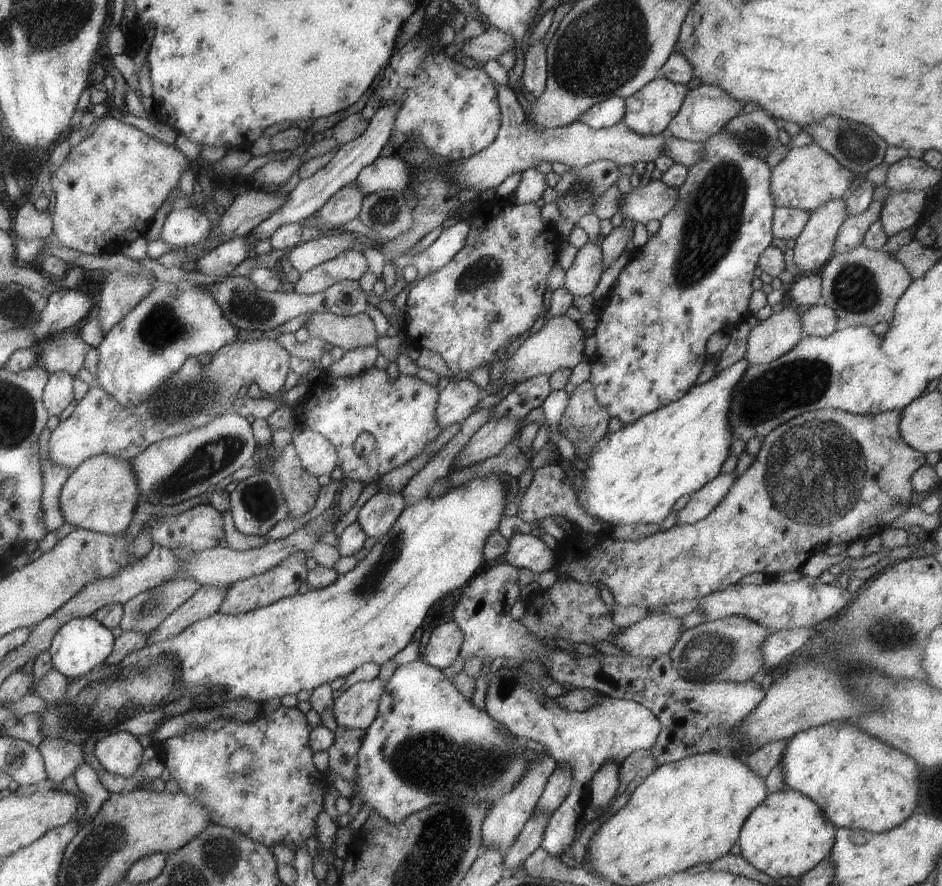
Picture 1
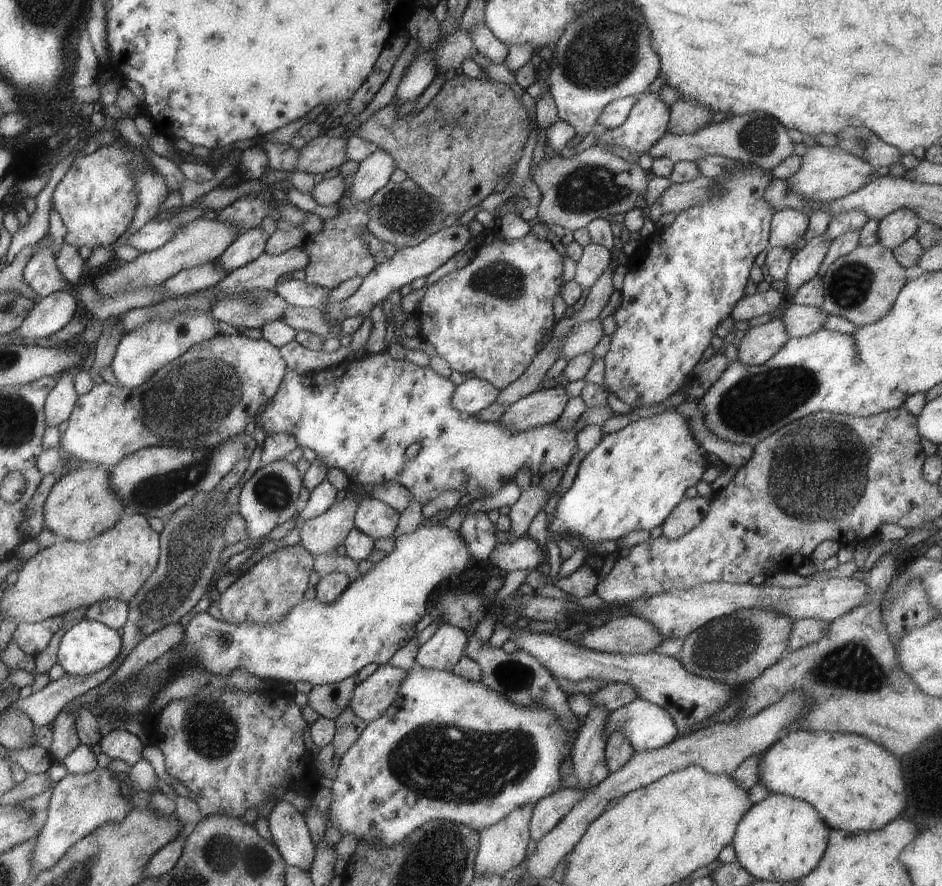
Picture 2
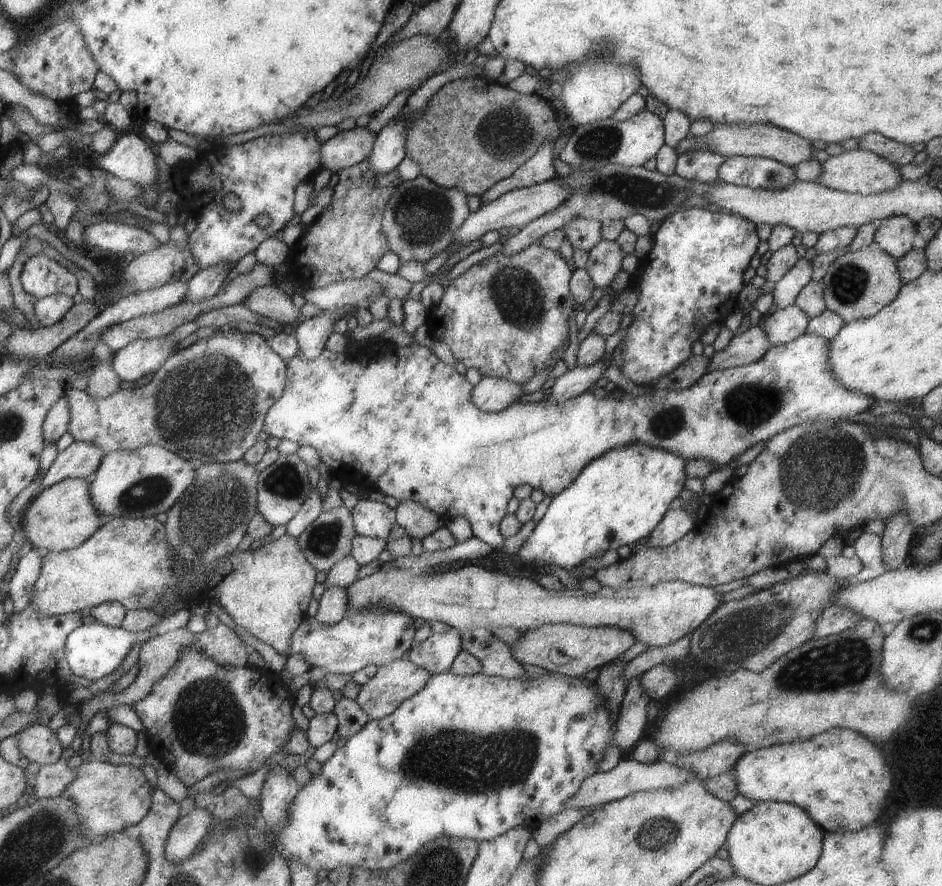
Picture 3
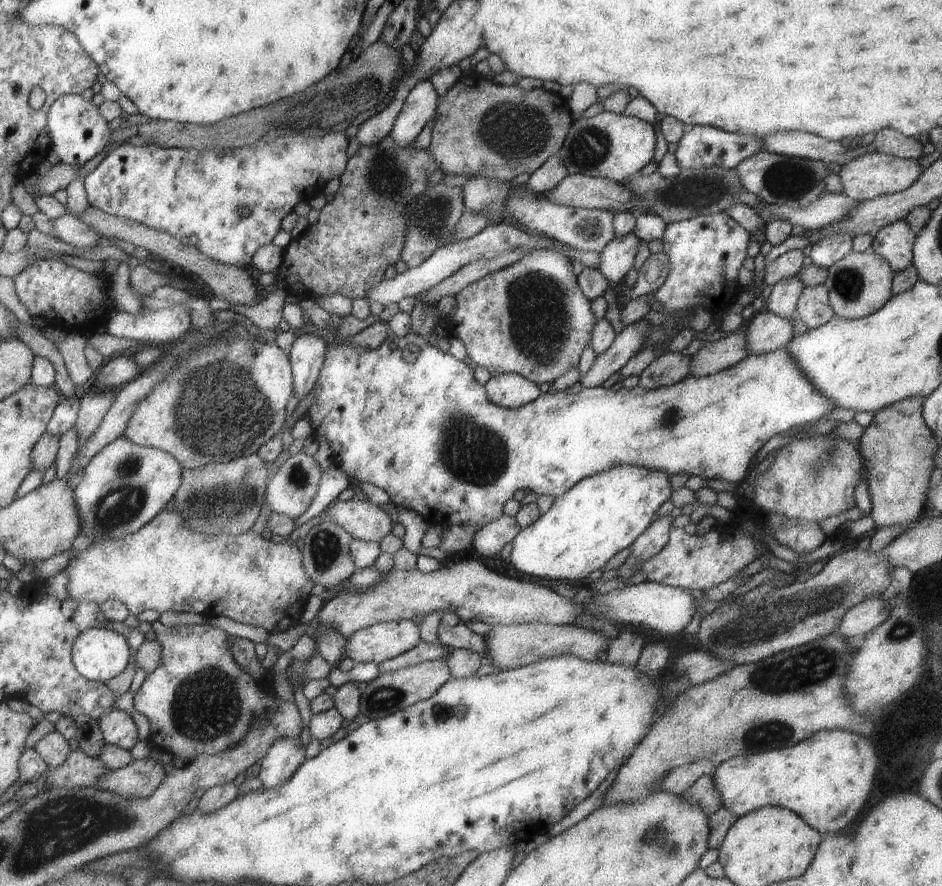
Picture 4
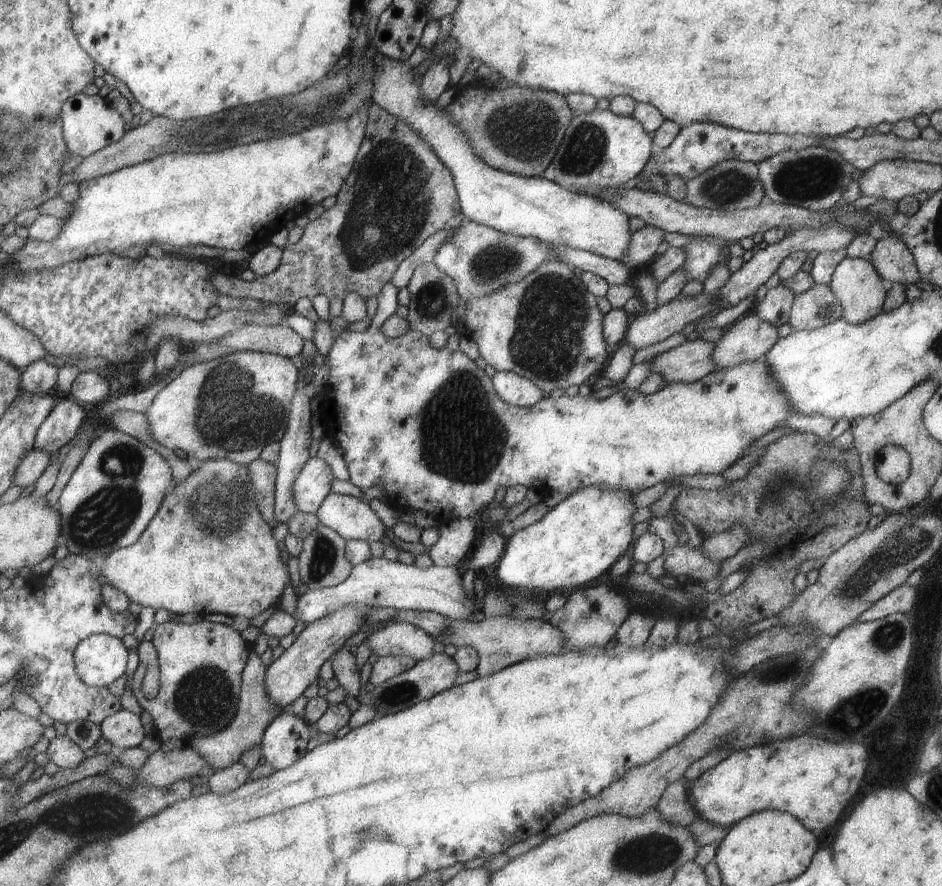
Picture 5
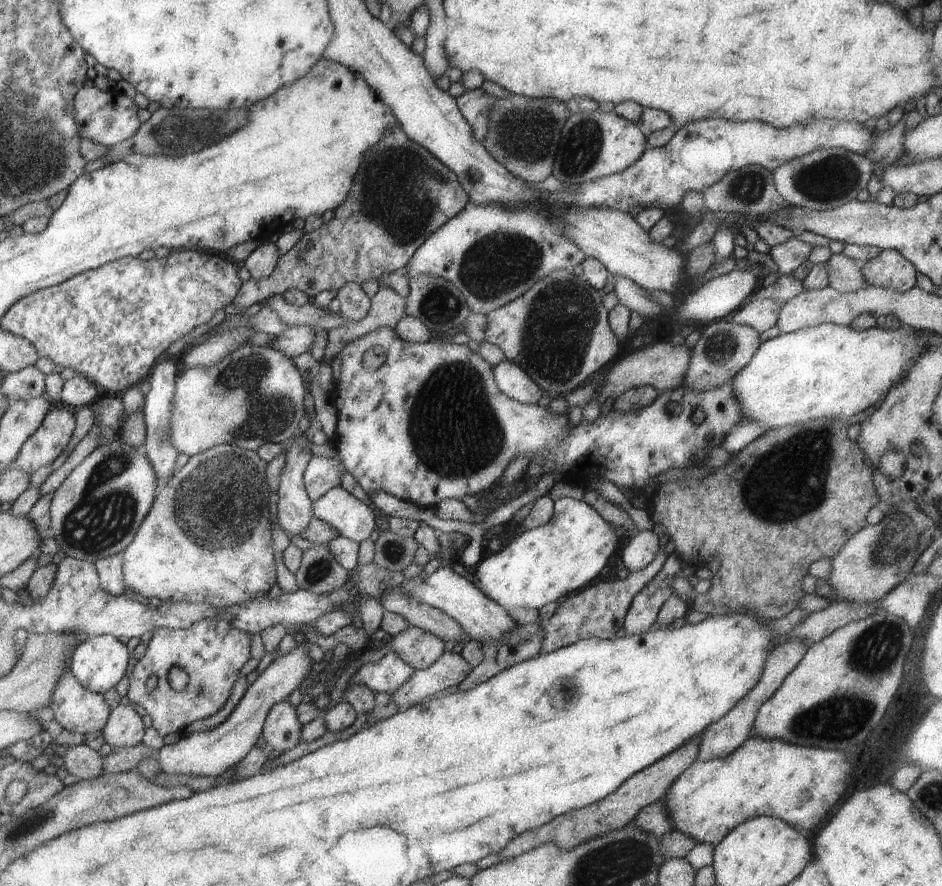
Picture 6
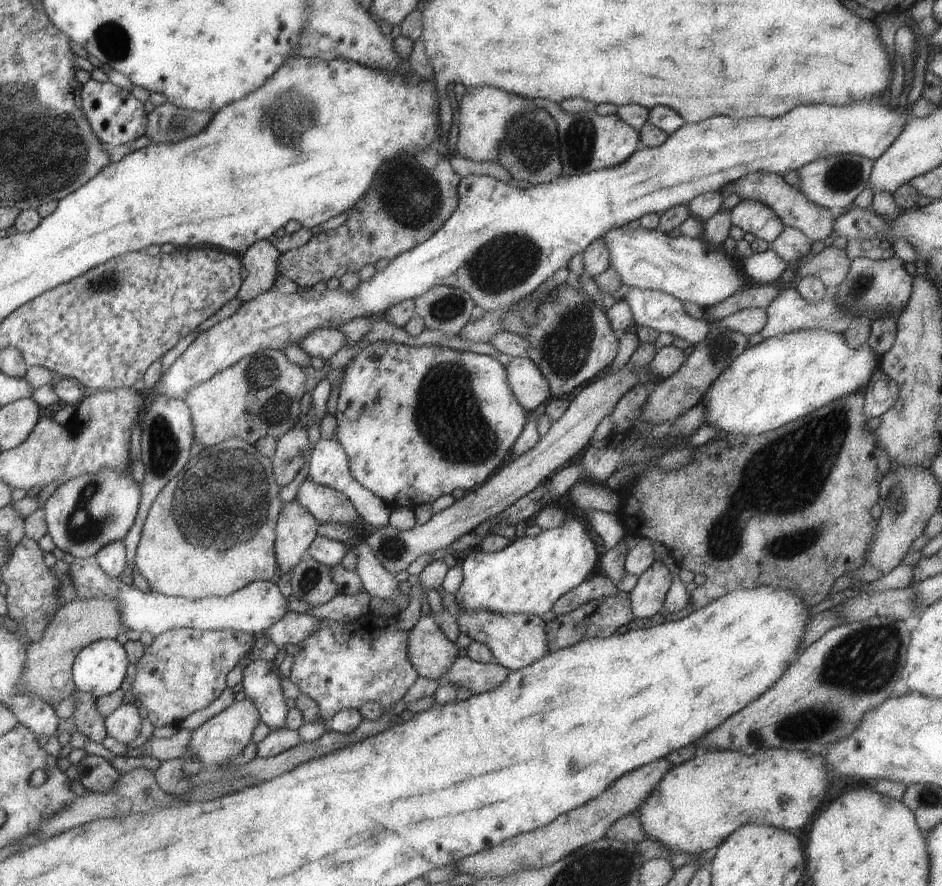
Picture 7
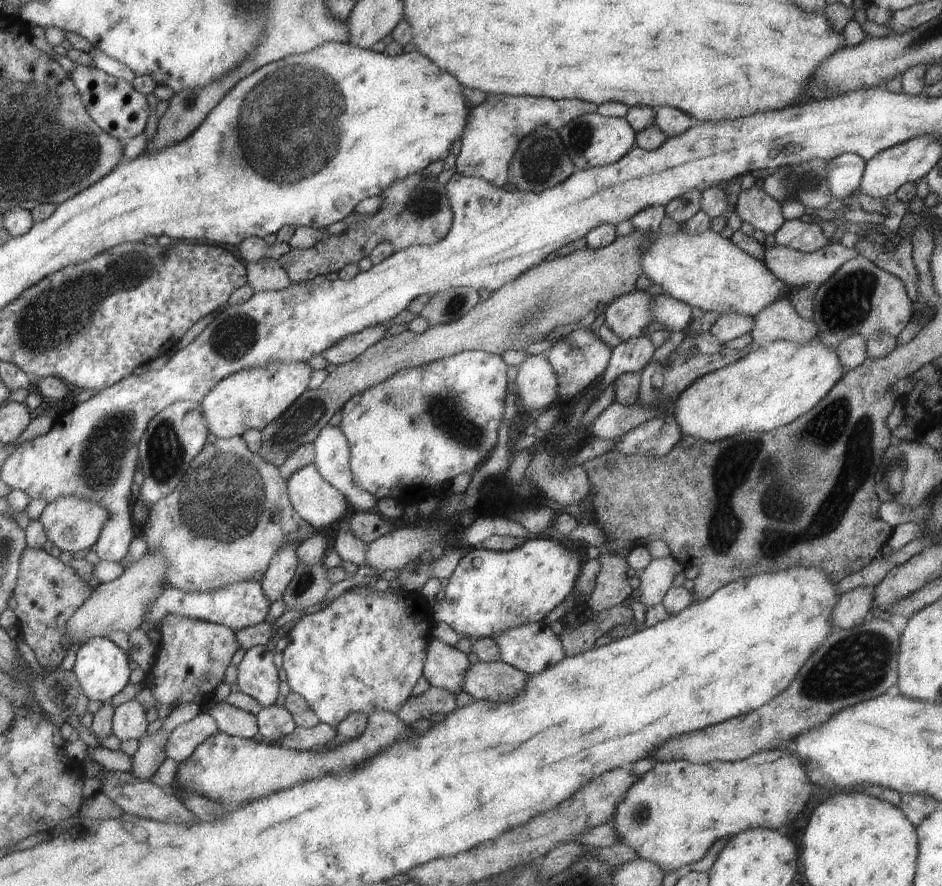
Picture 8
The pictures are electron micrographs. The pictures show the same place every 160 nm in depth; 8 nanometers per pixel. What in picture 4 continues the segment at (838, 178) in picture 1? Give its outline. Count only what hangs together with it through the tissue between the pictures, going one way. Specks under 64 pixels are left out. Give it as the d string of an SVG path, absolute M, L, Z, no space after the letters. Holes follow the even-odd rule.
M875 151L855 157L840 167L838 175L840 183L843 185L842 192L846 194L847 198L857 203L875 198L876 196L905 190L922 173L922 166L918 164L918 159L902 159Z

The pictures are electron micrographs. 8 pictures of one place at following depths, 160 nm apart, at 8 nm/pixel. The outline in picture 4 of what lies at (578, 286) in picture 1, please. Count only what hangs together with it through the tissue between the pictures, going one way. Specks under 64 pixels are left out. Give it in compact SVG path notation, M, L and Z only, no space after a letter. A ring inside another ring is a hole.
M630 232L625 236L615 235L599 253L598 268L607 279L609 286L619 288L625 274L631 270L641 239Z

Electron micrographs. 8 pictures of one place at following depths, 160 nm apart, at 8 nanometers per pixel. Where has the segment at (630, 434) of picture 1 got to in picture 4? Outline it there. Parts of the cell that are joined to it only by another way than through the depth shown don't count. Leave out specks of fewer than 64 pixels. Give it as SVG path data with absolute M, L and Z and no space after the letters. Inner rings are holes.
M623 465L578 480L553 500L547 512L515 534L507 561L511 573L569 582L587 577L649 526L657 508L669 498L668 478L656 470Z

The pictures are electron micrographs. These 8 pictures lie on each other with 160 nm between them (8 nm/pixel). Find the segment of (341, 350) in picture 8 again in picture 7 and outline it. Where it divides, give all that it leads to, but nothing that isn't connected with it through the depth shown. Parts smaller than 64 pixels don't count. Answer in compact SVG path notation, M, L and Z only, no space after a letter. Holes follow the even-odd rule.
M315 329L313 332L307 333L298 343L299 348L306 352L310 357L316 356L326 362L345 342L349 345L345 335L339 329Z

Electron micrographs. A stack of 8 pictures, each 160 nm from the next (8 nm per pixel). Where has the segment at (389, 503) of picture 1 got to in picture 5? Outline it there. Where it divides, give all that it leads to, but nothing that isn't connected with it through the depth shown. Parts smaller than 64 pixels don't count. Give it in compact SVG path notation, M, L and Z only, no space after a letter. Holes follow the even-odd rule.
M330 492L321 501L315 514L321 525L325 525L331 530L334 530L345 540L355 539L370 543L379 540L379 538L381 539L386 529L365 501L361 501L350 495Z

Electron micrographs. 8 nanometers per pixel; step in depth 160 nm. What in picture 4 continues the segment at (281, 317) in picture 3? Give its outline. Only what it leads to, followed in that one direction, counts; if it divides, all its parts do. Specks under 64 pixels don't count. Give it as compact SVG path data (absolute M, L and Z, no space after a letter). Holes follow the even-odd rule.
M91 205L74 217L89 228L92 228L99 237L105 236L108 239L114 237L117 240L125 240L125 242L129 242L135 247L141 246L141 248L144 248L153 256L165 260L165 262L171 262L171 264L179 266L185 274L196 278L210 288L210 292L215 298L225 298L228 303L245 304L245 306L257 302L260 298L260 286L246 274L246 268L226 265L209 259L191 242L177 240L170 234L153 230L125 217L108 215L106 212L100 211L97 207Z

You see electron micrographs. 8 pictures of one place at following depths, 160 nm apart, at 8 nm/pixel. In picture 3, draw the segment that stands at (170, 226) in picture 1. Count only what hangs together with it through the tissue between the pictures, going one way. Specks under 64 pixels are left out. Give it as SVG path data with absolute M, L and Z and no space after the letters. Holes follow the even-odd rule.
M103 221L84 226L82 246L89 249L99 248L109 253L140 255L151 250L159 243L145 230L130 225Z

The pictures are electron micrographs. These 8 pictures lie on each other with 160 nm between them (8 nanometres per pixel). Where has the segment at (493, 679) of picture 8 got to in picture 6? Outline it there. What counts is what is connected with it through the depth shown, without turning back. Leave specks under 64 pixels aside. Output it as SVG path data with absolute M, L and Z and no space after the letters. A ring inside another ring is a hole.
M445 651L431 666L414 671L399 688L390 693L391 702L400 710L404 706L411 707L425 696L457 686L471 669L472 666L459 653Z

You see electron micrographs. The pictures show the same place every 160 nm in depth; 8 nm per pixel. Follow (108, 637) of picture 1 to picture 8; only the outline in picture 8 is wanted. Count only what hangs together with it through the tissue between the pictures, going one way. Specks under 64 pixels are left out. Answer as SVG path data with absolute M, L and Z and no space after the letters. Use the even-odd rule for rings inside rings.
M91 637L74 649L69 662L81 690L89 700L104 703L129 682L129 656L107 637Z

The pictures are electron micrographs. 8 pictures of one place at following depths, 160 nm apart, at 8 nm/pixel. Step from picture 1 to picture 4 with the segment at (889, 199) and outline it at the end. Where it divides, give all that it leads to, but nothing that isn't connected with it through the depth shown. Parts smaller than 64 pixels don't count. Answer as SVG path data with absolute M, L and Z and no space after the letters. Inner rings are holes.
M904 219L885 225L872 237L871 252L880 256L896 273L912 264L915 232Z

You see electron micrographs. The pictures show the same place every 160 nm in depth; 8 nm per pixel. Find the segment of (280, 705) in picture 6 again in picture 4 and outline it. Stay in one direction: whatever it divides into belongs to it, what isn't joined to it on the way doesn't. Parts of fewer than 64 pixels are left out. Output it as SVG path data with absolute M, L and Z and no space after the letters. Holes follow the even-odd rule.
M297 736L275 739L261 757L258 778L265 788L283 784L304 761L305 748Z

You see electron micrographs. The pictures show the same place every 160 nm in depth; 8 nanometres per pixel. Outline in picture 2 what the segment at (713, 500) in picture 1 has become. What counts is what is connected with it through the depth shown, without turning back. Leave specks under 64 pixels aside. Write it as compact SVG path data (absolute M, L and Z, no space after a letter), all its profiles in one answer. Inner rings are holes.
M699 496L686 499L683 497L667 515L661 525L662 535L667 540L677 540L680 536L687 534L695 525L703 520L709 508L709 498L703 499Z

